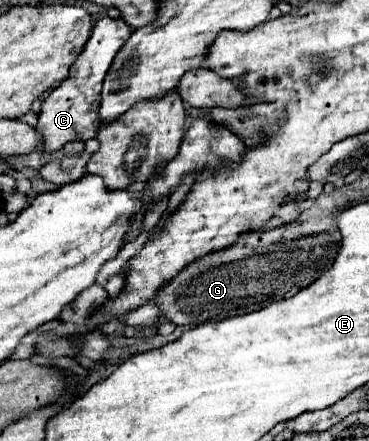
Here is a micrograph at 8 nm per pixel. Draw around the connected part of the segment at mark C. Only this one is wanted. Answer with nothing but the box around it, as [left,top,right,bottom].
[35,17,131,153]

